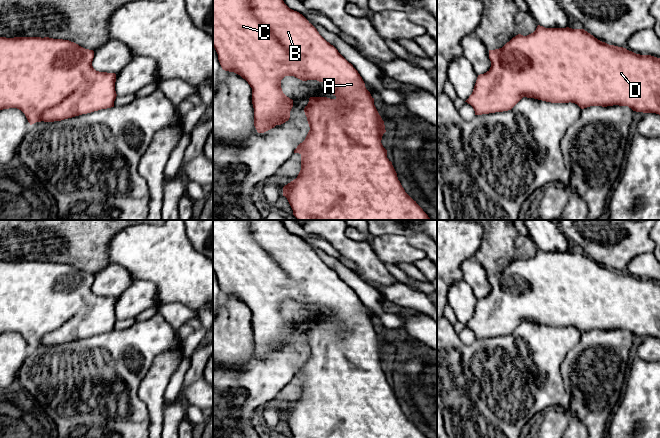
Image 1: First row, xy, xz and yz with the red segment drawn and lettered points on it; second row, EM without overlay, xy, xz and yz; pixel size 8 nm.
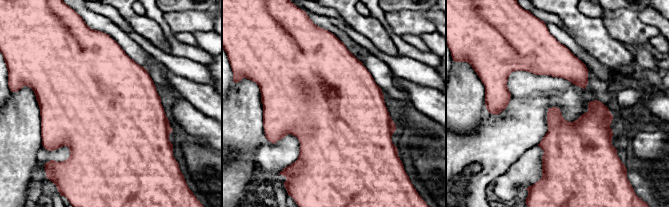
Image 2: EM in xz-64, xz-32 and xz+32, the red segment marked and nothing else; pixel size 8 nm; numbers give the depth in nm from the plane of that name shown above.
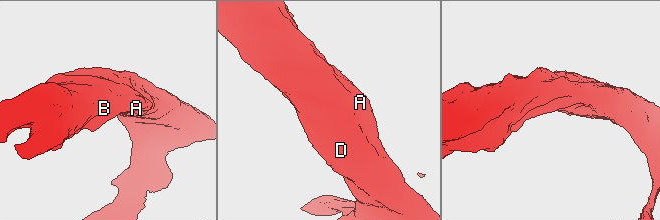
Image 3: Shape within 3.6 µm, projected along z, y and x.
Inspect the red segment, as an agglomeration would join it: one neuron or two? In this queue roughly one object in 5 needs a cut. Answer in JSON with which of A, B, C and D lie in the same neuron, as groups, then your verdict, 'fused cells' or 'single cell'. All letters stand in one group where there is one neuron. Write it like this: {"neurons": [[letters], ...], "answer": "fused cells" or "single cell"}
{"neurons": [["A", "B", "C", "D"]], "answer": "single cell"}

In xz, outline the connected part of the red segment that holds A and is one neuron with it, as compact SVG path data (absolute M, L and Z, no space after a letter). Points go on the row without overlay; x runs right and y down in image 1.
M213 220L213 271L218 278L218 284L223 294L234 296L245 303L252 312L252 328L254 332L254 350L258 357L264 357L276 349L281 349L289 344L293 324L287 321L281 312L281 304L285 300L294 300L302 305L317 304L327 307L332 312L335 323L327 321L310 321L304 332L310 354L305 364L294 374L301 379L301 394L296 403L283 411L285 420L293 434L293 438L426 438L423 433L404 414L392 386L387 382L387 374L381 364L386 356L384 345L379 339L374 322L366 313L365 307L358 295L349 287L338 274L327 266L317 253L299 236L290 233L281 220Z

